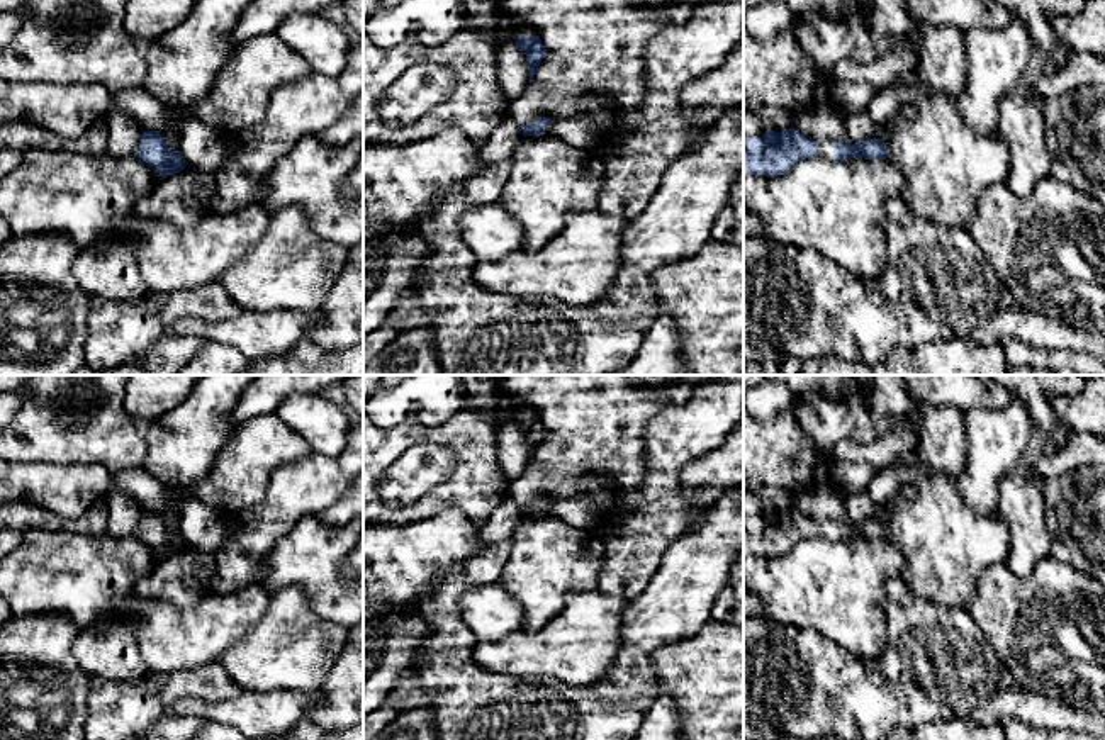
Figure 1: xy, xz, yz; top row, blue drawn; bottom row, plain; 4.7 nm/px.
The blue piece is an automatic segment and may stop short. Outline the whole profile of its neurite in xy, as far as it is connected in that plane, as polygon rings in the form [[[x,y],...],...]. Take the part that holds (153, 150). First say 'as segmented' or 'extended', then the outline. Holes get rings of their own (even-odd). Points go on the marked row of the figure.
as segmented | [[[143,131],[134,154],[161,177],[180,173],[187,166],[182,151],[171,151],[158,131]]]

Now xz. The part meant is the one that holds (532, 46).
as segmented | [[[513,36],[519,49],[526,54],[528,59],[528,71],[530,71],[530,81],[535,76],[547,49],[540,39],[540,36],[528,36],[528,37],[516,37]]]

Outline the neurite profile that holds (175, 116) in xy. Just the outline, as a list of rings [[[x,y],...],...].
[[[195,105],[168,109],[168,124],[158,131],[171,151],[180,151],[178,124],[187,117],[195,117]]]

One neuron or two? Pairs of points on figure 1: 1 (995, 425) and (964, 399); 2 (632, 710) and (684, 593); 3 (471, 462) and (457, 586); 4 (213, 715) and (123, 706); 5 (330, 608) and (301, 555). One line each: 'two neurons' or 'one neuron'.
1: two neurons
2: one neuron
3: two neurons
4: two neurons
5: one neuron

